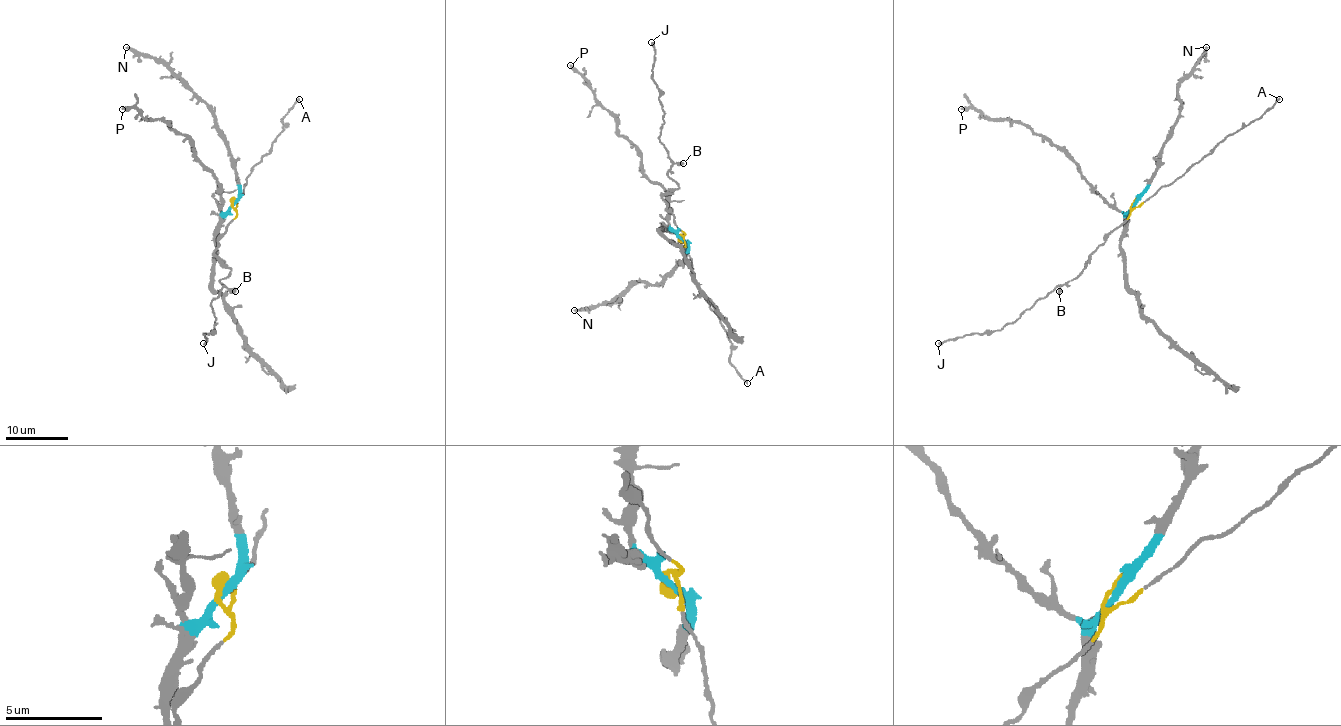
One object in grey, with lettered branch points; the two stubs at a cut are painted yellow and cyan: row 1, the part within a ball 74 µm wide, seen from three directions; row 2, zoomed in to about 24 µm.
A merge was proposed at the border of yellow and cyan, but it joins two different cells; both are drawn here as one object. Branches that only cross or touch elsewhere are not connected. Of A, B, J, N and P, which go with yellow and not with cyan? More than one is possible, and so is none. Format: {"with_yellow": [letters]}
{"with_yellow": ["A", "B", "J"]}

